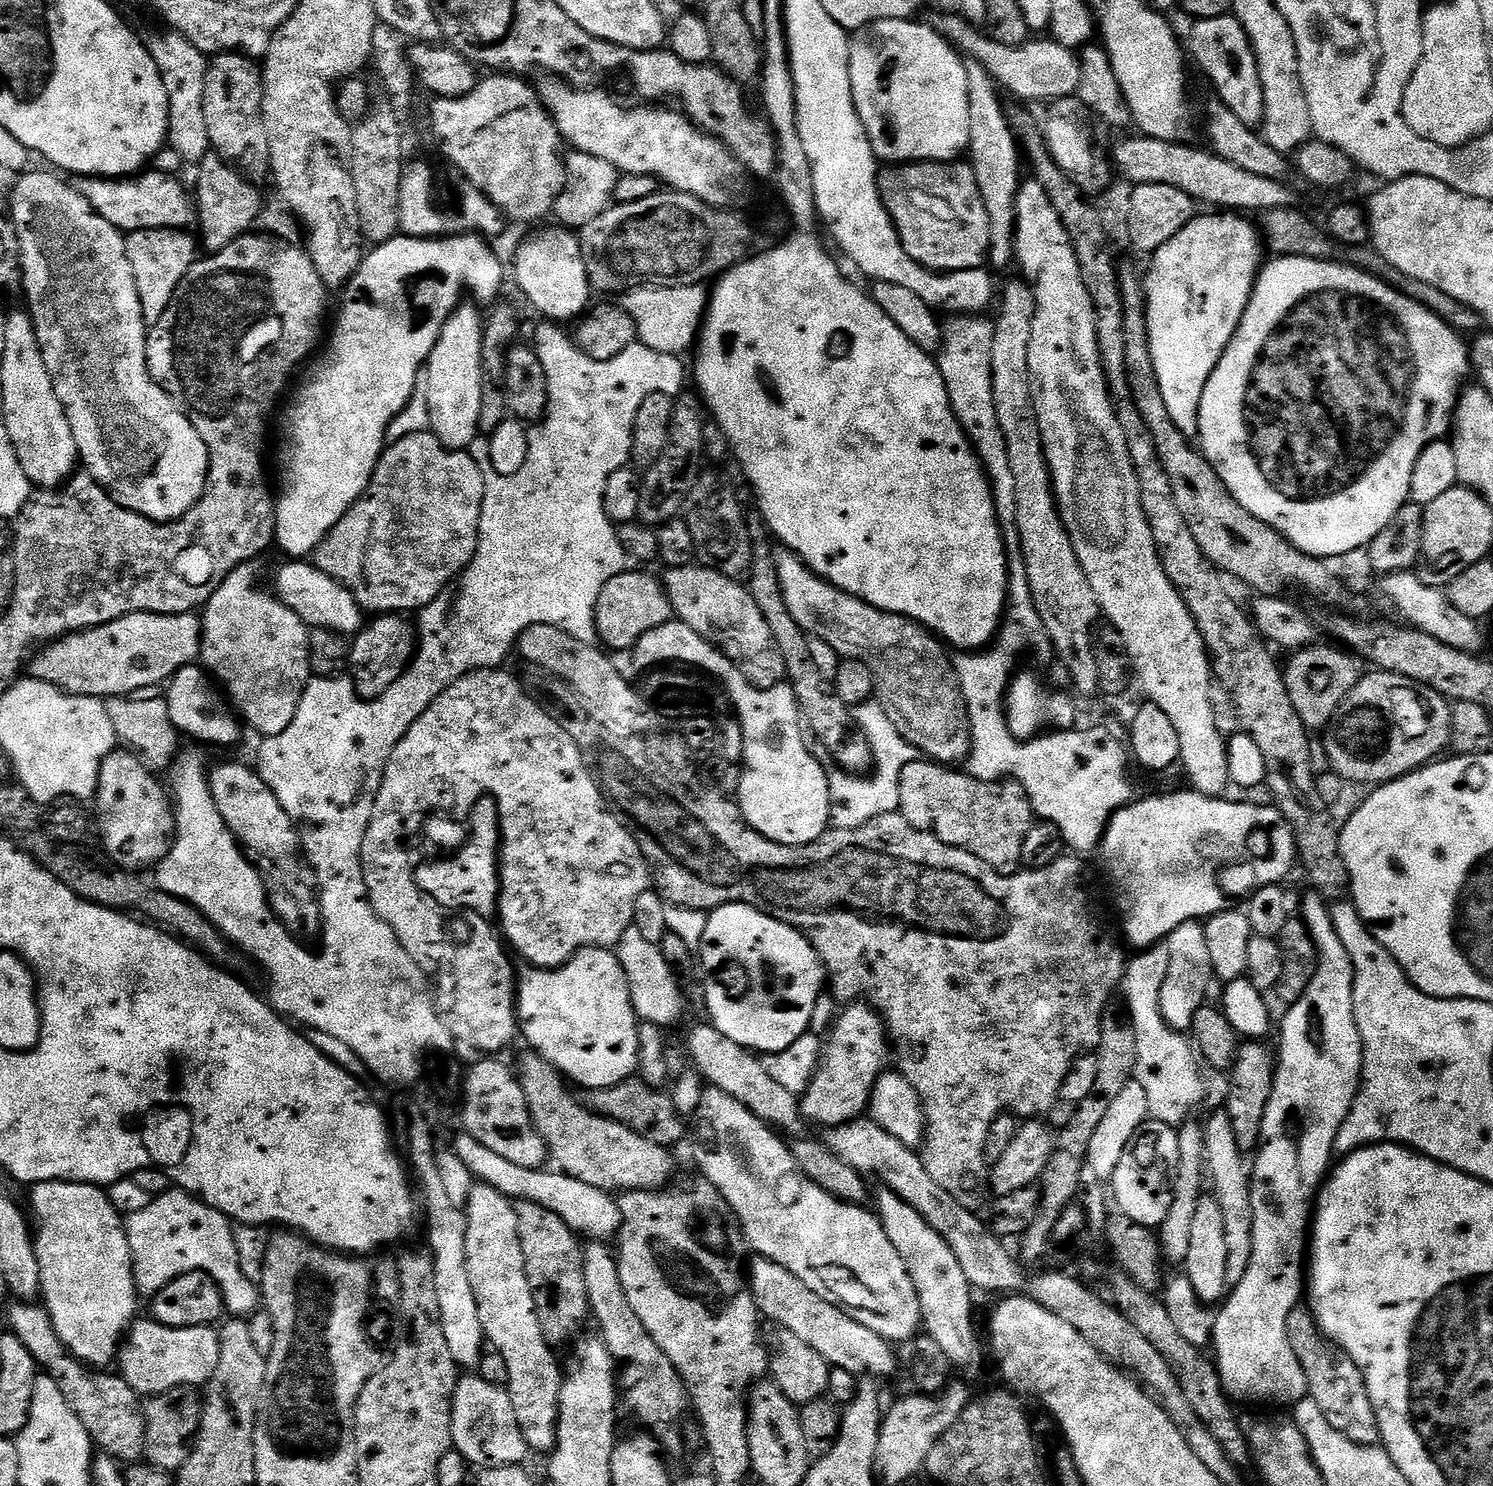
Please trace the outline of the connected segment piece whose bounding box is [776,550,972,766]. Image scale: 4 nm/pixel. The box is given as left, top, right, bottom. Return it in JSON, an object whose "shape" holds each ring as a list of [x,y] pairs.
{"shape":[[[780,550],[776,552],[778,582],[782,586],[782,598],[786,598],[786,610],[790,610],[794,622],[802,626],[809,637],[817,636],[822,642],[830,642],[839,656],[846,660],[866,662],[870,674],[874,674],[874,696],[886,710],[894,730],[915,746],[917,753],[923,754],[933,762],[945,766],[956,766],[967,761],[972,751],[972,723],[968,710],[964,706],[964,695],[956,677],[956,665],[953,657],[947,656],[945,645],[922,624],[899,616],[893,612],[884,612],[859,600],[857,596],[838,590],[828,580],[823,580],[817,572],[809,570],[808,565],[795,552]]]}

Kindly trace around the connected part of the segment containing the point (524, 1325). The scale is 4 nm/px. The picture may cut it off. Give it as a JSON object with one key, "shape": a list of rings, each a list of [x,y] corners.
{"shape":[[[473,1183],[466,1214],[466,1274],[470,1274],[470,1290],[474,1290],[474,1302],[478,1302],[478,1322],[482,1322],[487,1343],[506,1360],[509,1380],[508,1397],[514,1406],[514,1419],[533,1453],[551,1453],[556,1447],[556,1427],[560,1421],[560,1387],[564,1384],[562,1364],[556,1361],[553,1345],[542,1334],[542,1322],[538,1322],[538,1310],[534,1306],[534,1294],[526,1278],[526,1258],[522,1254],[522,1242],[518,1238],[518,1214],[514,1200],[488,1184]]]}

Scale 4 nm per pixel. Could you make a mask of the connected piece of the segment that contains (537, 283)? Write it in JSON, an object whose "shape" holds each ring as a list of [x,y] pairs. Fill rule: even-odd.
{"shape":[[[555,227],[534,232],[523,240],[516,252],[514,270],[521,290],[543,317],[552,322],[565,322],[585,313],[592,287],[577,235],[569,229]]]}

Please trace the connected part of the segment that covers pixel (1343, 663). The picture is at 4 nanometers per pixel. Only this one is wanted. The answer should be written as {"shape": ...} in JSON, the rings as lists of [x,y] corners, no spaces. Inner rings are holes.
{"shape":[[[1315,644],[1299,649],[1291,655],[1293,657],[1282,670],[1291,705],[1304,727],[1312,732],[1321,731],[1331,723],[1334,713],[1343,707],[1345,698],[1360,677],[1357,659],[1347,651],[1331,647]]]}

